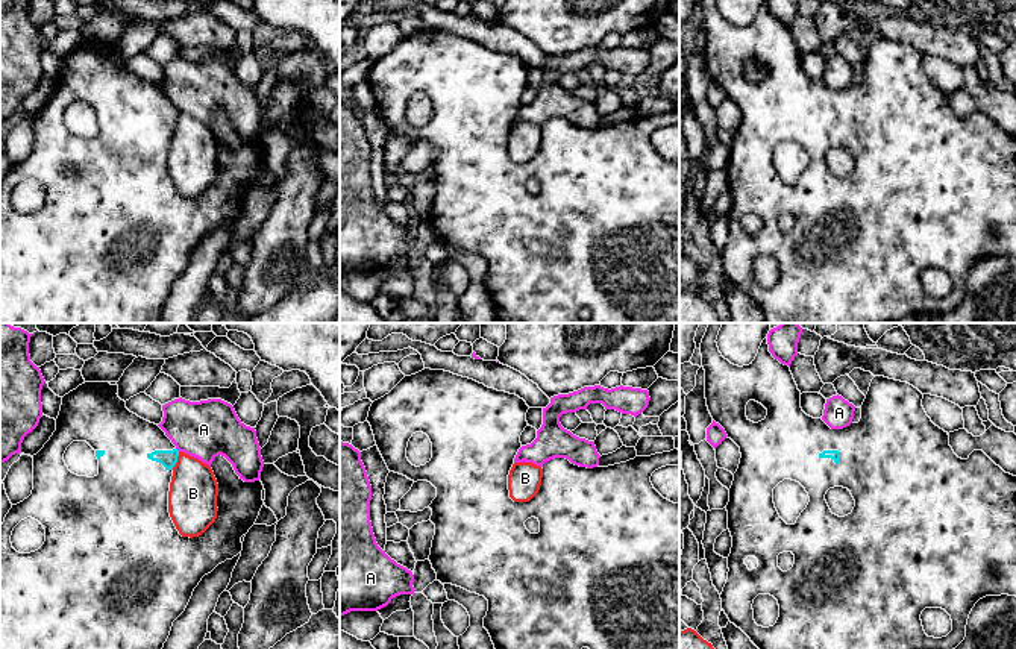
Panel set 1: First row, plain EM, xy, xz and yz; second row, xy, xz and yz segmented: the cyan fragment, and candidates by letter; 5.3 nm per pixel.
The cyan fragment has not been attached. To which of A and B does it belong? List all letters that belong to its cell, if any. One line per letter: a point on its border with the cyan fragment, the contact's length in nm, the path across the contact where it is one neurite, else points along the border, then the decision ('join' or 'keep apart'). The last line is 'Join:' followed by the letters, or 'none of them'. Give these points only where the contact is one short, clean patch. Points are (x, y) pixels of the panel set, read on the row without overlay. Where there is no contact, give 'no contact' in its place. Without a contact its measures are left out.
A: no contact; keep apart
B: contact xy (176, 122); length 100 nm; border xy (179, 112), (178, 122), (172, 129); keep apart
Join: none of them

